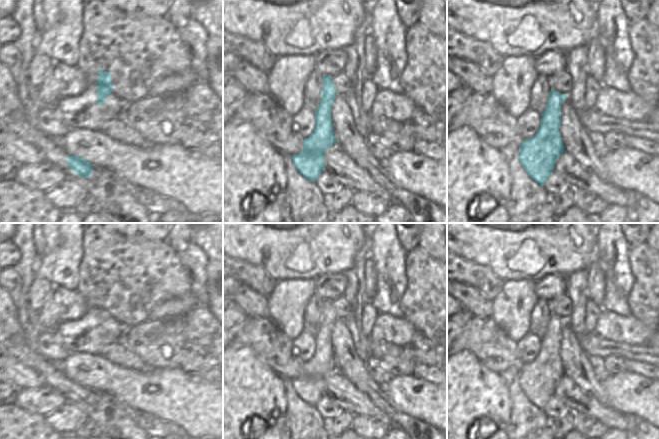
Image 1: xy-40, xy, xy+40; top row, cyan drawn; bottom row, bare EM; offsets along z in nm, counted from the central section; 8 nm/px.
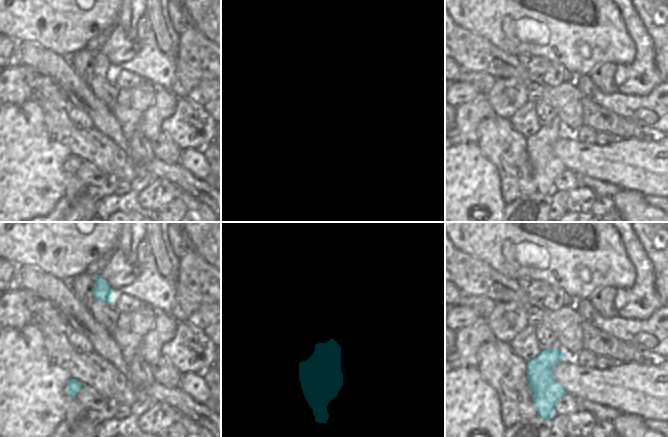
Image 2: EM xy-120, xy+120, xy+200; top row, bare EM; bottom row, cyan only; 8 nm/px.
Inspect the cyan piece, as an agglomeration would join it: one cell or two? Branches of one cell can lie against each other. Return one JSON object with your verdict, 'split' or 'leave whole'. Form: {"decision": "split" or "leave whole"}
{"decision": "leave whole"}

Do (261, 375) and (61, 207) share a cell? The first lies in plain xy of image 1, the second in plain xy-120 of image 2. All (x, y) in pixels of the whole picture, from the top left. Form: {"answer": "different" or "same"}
{"answer": "different"}

